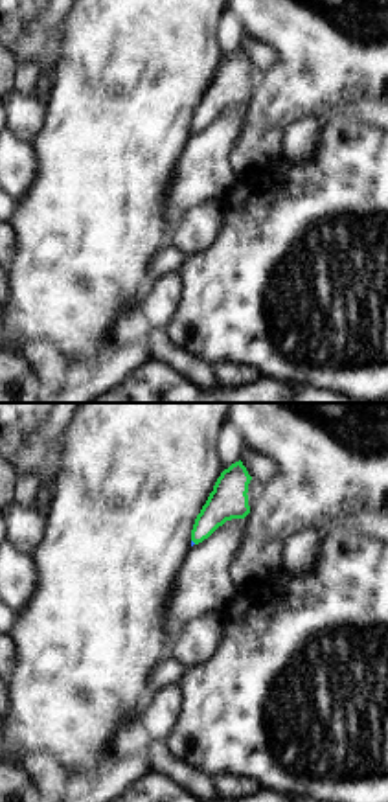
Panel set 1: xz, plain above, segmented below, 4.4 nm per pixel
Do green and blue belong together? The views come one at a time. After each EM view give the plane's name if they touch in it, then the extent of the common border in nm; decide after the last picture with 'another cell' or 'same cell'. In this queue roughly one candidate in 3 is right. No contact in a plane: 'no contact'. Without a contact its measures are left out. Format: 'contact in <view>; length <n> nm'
contact in xz; length 30 nm

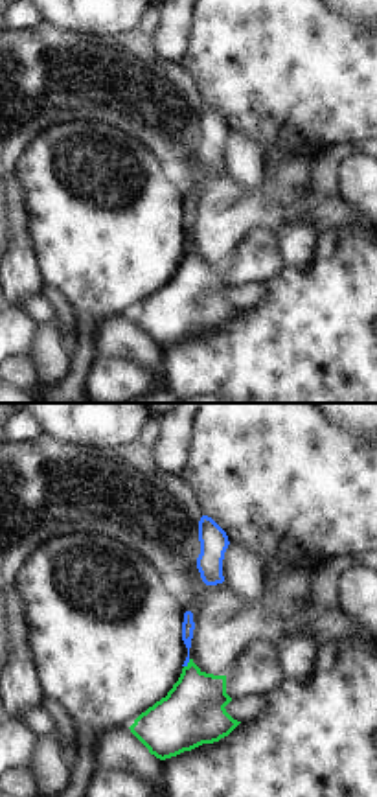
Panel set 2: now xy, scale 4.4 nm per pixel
contact in xy; length 50 nm

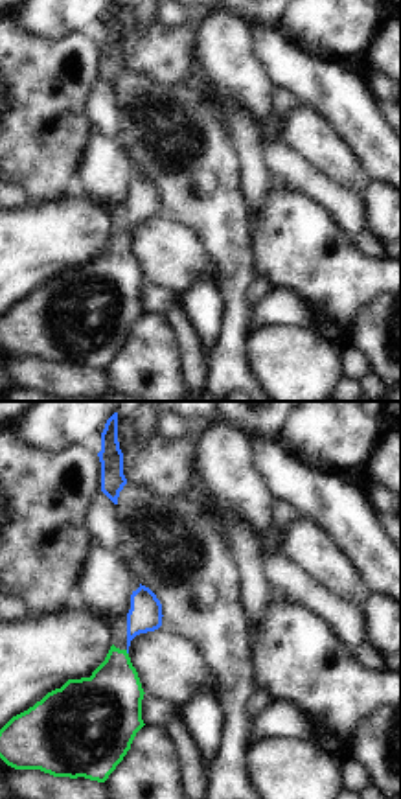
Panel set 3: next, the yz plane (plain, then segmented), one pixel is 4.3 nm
contact in yz; length 30 nm

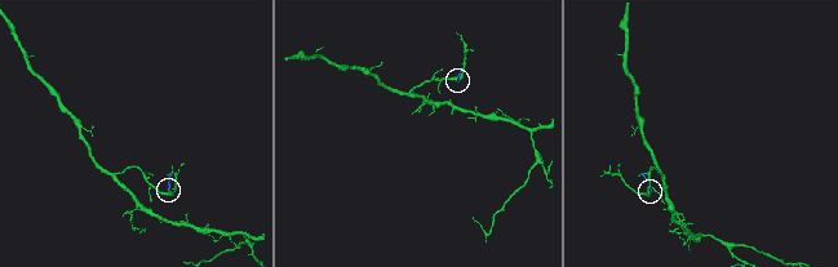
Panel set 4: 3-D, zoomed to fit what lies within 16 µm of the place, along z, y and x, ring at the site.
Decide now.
same cell

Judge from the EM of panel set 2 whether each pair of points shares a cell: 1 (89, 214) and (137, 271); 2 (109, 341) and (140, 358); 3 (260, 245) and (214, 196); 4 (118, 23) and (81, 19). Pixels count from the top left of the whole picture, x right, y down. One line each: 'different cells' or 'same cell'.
1: same cell
2: same cell
3: different cells
4: same cell

